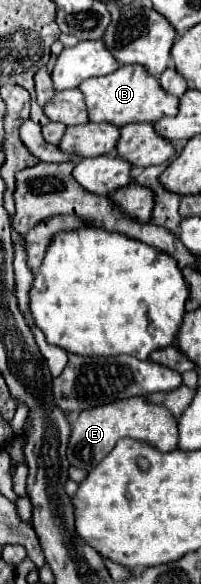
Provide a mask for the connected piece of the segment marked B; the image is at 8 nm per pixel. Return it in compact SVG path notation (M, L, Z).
M122 65L110 75L86 79L78 89L86 97L90 121L116 123L118 127L128 125L128 123L136 123L136 121L156 123L162 117L176 115L178 105L180 105L180 99L174 97L172 93L164 91L162 85L158 83L158 77L150 75L144 65Z

